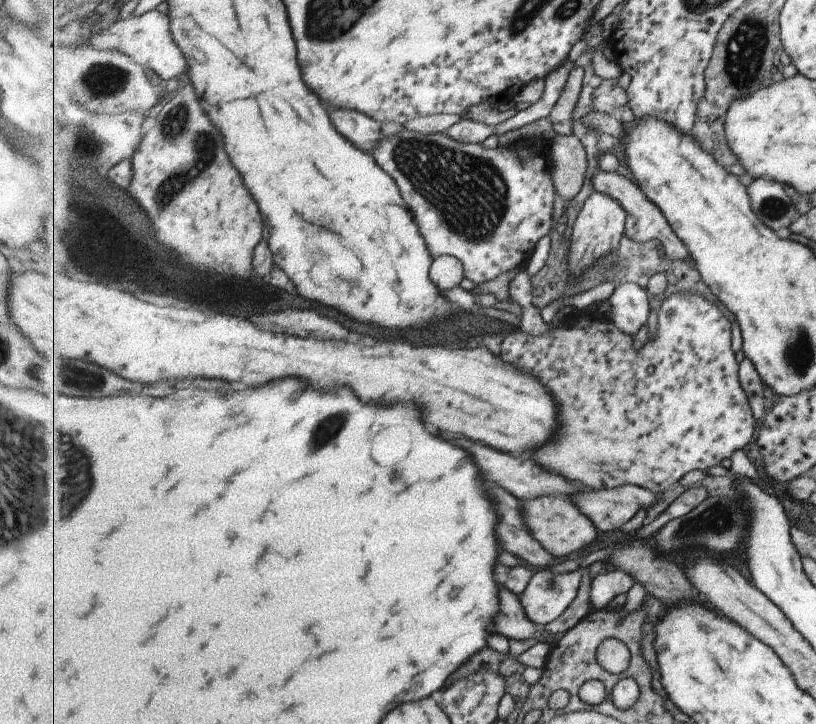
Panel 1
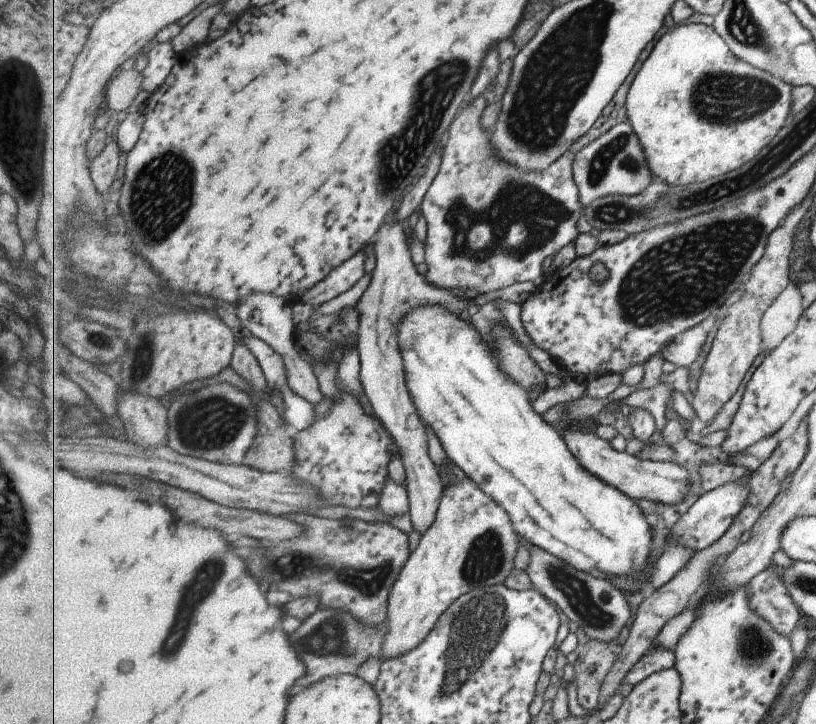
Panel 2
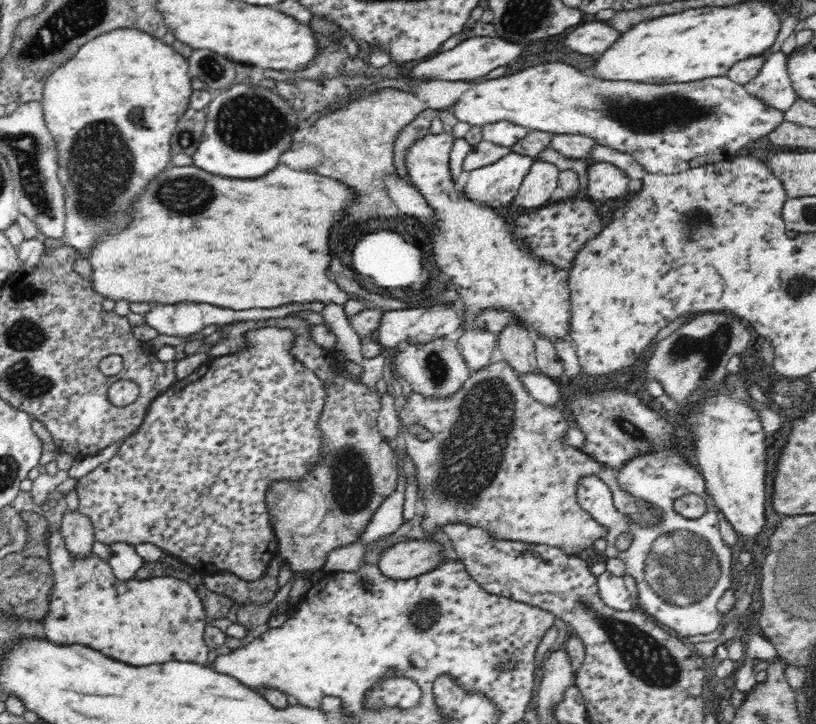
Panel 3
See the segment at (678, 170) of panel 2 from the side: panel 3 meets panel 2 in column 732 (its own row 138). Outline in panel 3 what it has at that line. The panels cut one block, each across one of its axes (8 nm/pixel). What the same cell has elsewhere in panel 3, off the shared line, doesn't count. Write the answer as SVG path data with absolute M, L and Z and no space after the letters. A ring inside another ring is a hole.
M118 29L112 30L111 33L103 34L95 40L84 44L80 50L60 68L57 68L44 83L43 98L40 102L44 117L45 128L48 129L51 137L53 152L56 152L55 163L57 166L57 177L64 191L64 208L65 208L65 231L66 236L60 239L47 238L44 242L45 248L61 245L70 245L75 249L96 249L96 246L102 242L104 236L114 236L114 234L122 234L124 230L128 230L128 226L134 222L134 214L136 208L134 204L138 202L136 198L140 198L146 188L150 186L148 182L152 182L156 176L160 176L162 172L166 172L171 166L172 150L170 138L174 130L176 130L180 117L189 107L189 100L193 88L191 87L191 77L189 72L188 59L178 54L175 49L162 42L156 40L153 36L134 29Z

